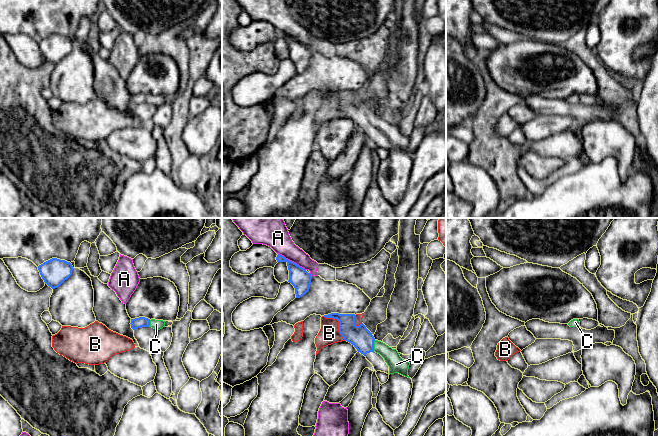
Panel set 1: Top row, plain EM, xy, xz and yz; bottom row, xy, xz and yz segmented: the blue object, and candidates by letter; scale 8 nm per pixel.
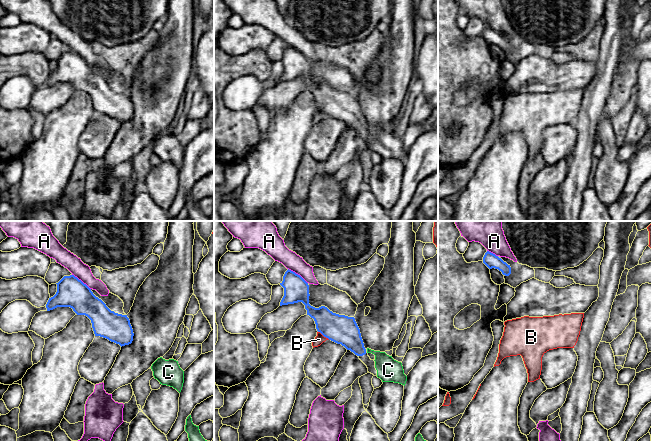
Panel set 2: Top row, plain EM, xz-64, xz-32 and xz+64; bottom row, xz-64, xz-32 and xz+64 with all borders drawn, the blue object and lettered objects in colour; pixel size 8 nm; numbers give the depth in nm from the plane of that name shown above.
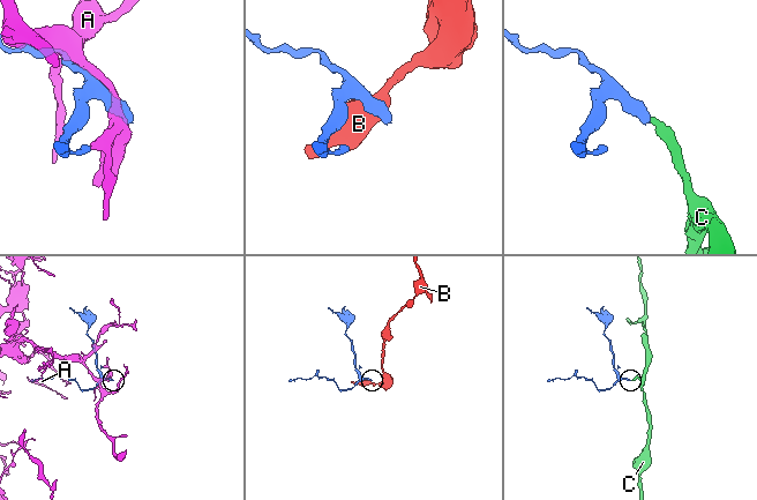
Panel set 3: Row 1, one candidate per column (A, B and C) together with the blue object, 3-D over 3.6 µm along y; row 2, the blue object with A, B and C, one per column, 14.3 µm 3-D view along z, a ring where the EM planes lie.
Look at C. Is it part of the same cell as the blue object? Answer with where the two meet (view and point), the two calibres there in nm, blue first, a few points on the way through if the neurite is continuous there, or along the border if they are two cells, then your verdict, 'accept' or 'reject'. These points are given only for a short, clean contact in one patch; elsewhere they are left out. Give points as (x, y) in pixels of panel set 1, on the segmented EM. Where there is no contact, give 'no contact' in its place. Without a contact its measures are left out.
xz (373, 345) | 170/130 nm | across xz (359, 336), (366, 343), (373, 345), (380, 347), (396, 364) | accept

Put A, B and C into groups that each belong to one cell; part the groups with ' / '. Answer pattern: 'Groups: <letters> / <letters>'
Groups: A / B / C

